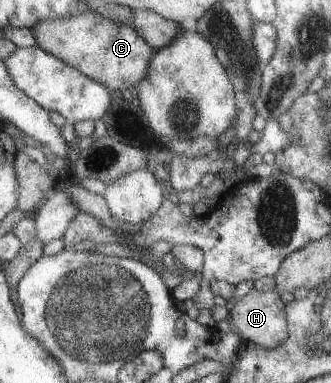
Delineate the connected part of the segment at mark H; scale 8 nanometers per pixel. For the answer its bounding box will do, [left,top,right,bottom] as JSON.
[228,289,288,349]

